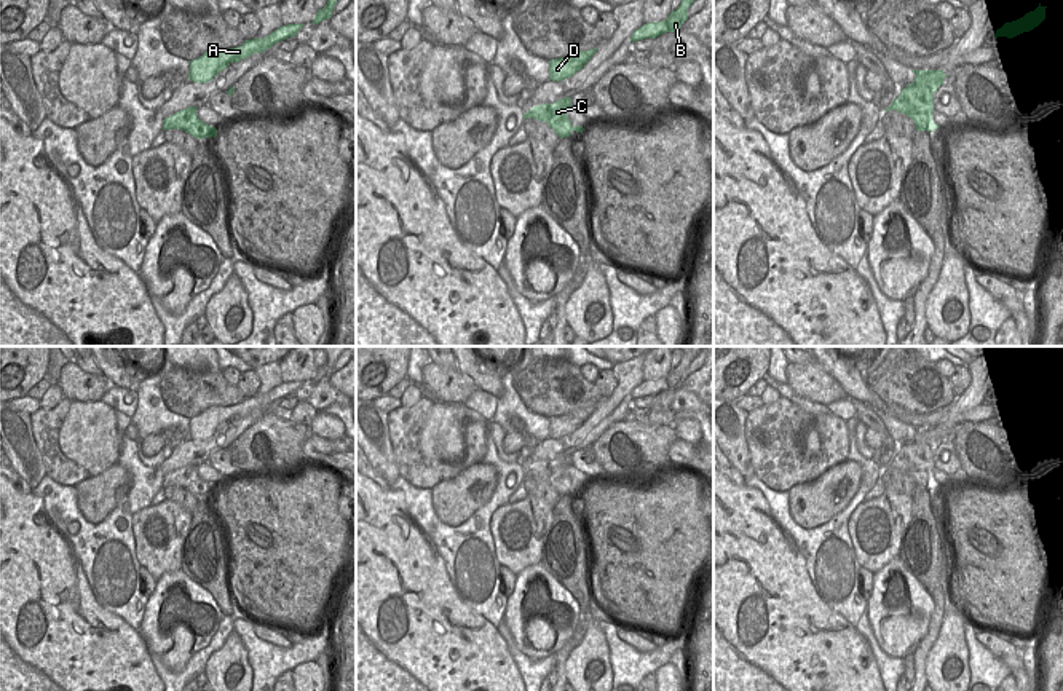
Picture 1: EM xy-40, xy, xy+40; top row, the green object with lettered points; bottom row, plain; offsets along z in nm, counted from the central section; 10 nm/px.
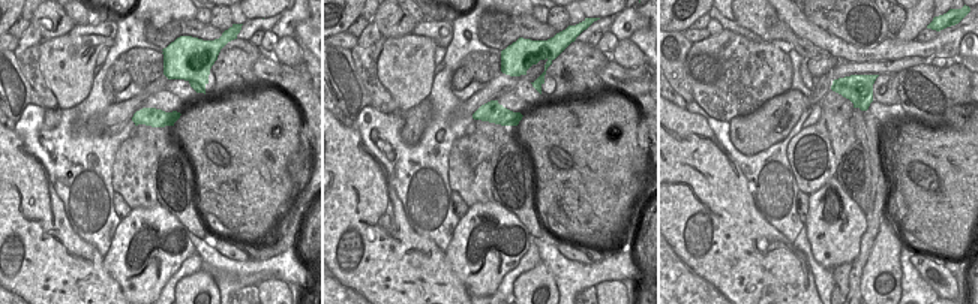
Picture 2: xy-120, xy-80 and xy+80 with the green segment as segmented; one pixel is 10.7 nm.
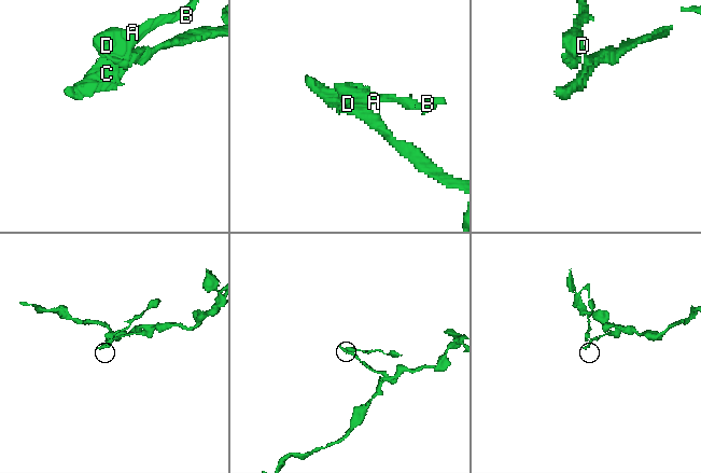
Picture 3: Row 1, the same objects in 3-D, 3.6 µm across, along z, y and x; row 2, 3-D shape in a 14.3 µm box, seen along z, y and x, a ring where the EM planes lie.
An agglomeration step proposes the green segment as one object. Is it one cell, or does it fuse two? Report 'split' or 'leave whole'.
split

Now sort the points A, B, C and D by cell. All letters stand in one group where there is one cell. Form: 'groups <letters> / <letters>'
groups A B D / C

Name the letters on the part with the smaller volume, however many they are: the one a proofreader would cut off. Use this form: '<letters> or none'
A, B, D

